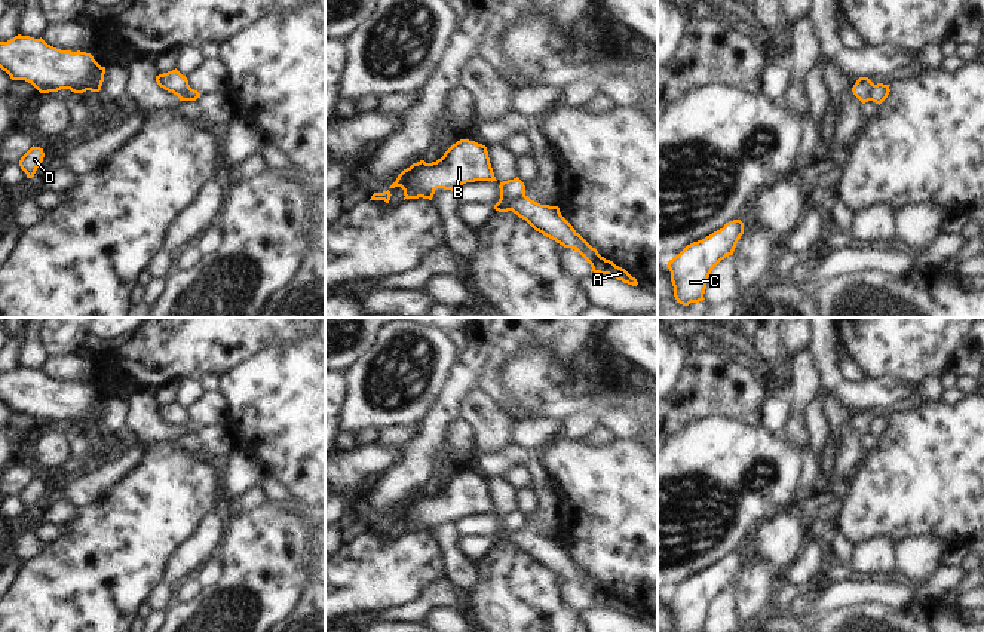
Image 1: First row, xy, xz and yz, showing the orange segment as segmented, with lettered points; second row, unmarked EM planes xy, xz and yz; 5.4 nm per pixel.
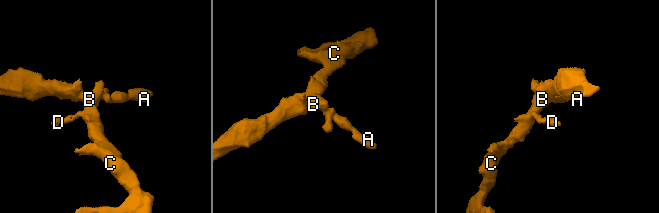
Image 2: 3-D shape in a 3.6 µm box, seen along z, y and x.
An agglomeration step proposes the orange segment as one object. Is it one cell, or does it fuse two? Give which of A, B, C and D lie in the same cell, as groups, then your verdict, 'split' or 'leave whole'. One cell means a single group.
groups A / B C D; split

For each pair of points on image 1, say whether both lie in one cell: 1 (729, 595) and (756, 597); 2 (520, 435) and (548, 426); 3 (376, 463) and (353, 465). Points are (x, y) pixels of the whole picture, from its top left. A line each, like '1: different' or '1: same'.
1: different
2: same
3: same

